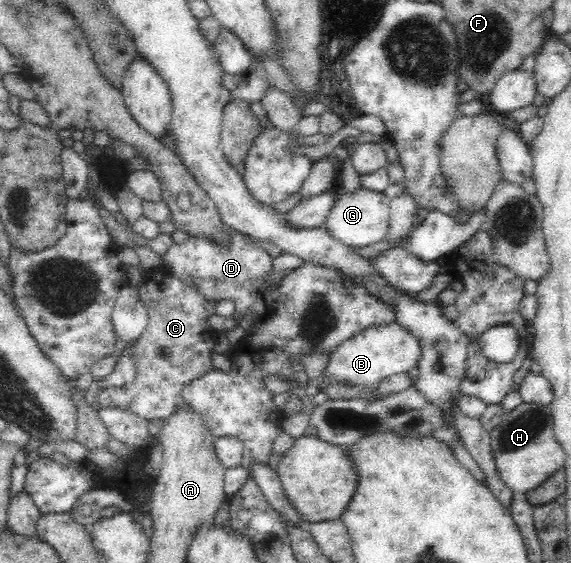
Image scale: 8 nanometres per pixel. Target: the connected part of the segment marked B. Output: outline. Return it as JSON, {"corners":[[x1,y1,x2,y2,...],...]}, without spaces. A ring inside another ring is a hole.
{"corners":[[396,321,363,328,330,352,328,364,323,371,324,381,320,387,332,382,360,387,378,386,384,378,414,368,420,360,420,354,420,341]]}

